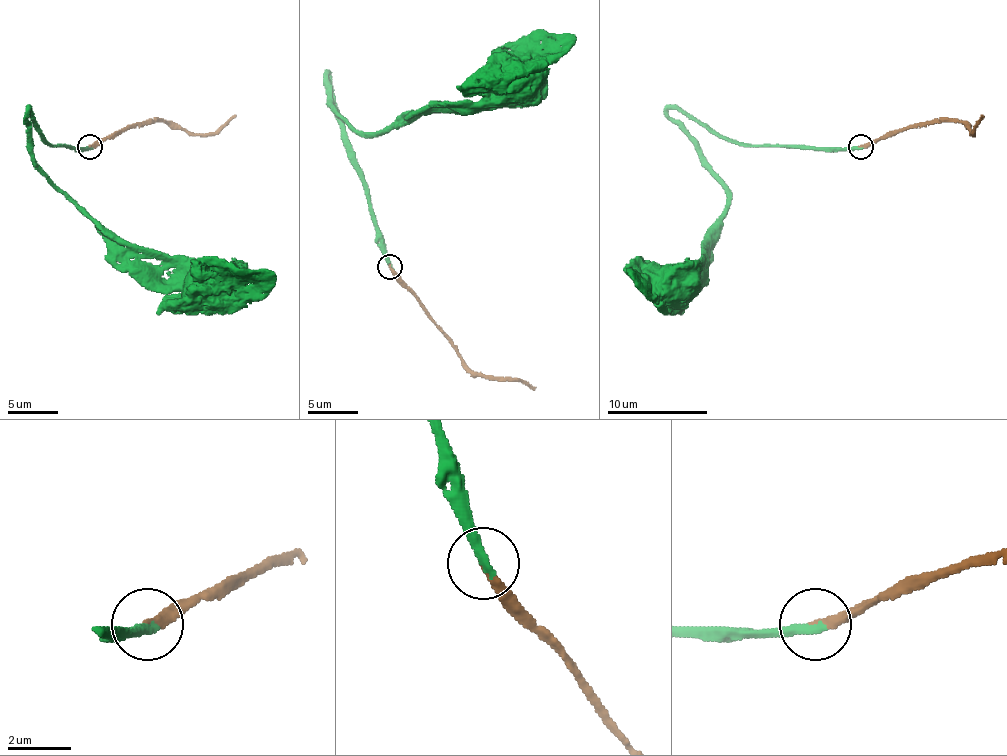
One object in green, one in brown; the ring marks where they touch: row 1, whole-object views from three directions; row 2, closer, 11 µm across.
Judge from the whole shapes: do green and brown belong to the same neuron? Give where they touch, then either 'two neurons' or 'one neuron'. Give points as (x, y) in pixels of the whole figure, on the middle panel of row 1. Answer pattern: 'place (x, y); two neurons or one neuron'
place (390, 267); one neuron

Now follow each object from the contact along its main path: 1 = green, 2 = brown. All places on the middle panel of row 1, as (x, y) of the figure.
1: (389, 267), (327, 74), (329, 102), (359, 132), (389, 132), (432, 109), (502, 104), (520, 89), (520, 79)
2: (389, 267), (475, 373), (515, 378), (535, 388)

